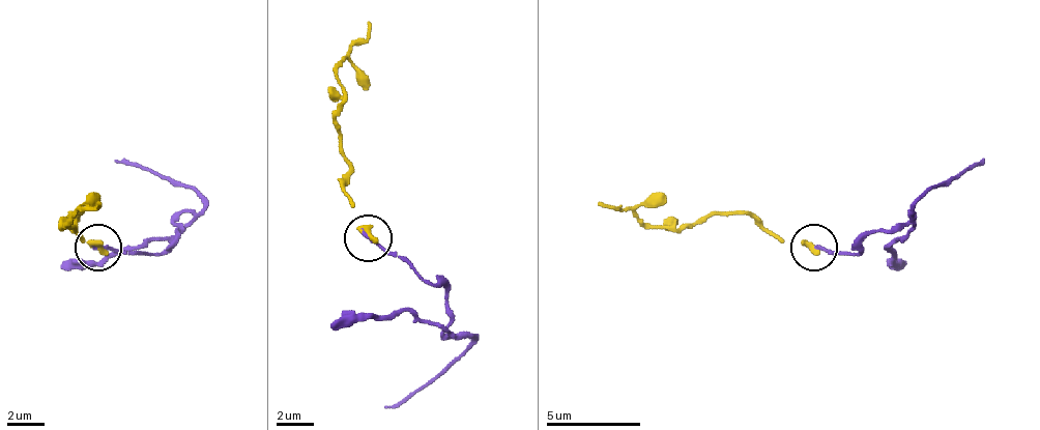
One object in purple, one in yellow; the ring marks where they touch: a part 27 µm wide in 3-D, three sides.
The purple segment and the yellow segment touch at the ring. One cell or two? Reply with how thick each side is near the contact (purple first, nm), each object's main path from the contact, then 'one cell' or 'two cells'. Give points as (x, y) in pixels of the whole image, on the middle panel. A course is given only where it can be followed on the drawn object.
calibres 240 and 360 nm; course purple (369, 236), (430, 279), (449, 297), (449, 331), (472, 340), (435, 377), (383, 405); course yellow (369, 236), (355, 227), (355, 203), (345, 190), (350, 171), (336, 72), (369, 34), (369, 20); one cell

